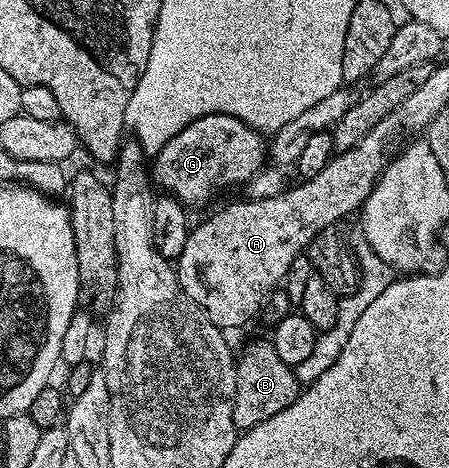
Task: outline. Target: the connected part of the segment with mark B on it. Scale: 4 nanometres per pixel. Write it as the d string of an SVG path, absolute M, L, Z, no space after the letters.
M253 341L246 347L235 361L237 367L237 382L233 396L233 422L238 430L250 429L263 419L278 414L292 403L298 396L301 386L297 381L294 368L283 363L276 354L273 345L268 341Z

